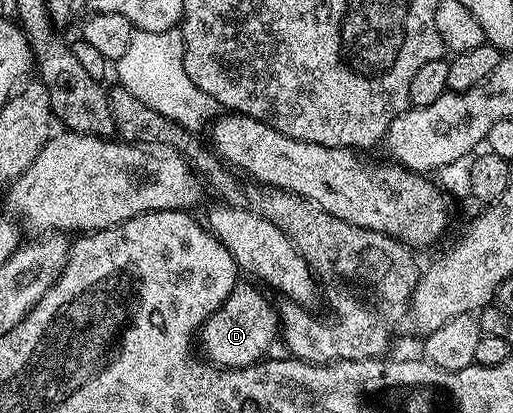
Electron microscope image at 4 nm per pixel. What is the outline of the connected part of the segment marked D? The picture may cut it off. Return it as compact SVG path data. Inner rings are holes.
M244 284L234 286L227 300L201 325L199 350L212 365L240 370L242 366L262 361L270 353L269 345L279 334L279 314L265 299L266 291L261 290Z

